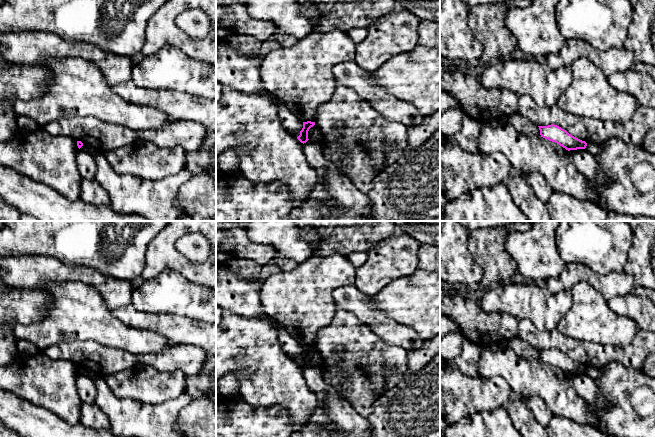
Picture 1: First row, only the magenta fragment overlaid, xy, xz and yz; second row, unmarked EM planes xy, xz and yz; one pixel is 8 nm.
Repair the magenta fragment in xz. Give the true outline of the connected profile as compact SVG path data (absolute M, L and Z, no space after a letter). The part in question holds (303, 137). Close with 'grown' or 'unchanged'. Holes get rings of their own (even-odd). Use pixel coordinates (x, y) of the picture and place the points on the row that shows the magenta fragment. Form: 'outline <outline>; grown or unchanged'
outline M307 121L307 122L303 122L303 128L300 131L300 135L297 137L297 139L301 142L301 143L306 143L309 139L308 139L308 131L311 127L313 127L315 125L315 122L311 122L311 121Z; unchanged

